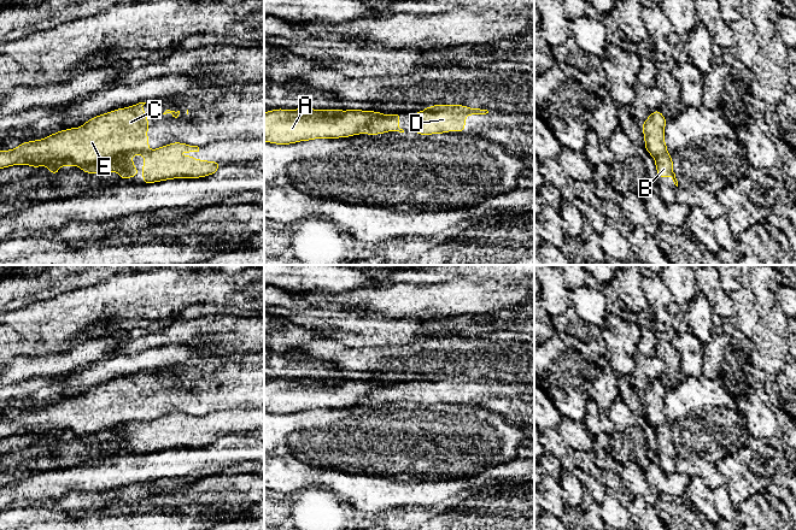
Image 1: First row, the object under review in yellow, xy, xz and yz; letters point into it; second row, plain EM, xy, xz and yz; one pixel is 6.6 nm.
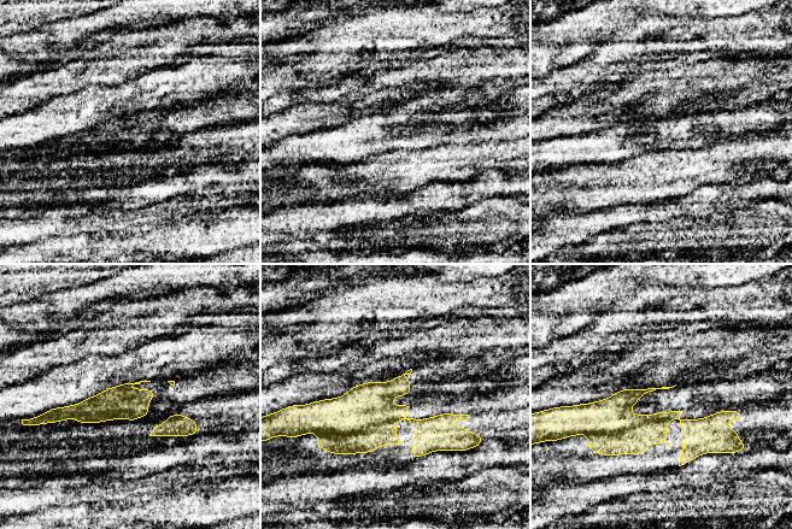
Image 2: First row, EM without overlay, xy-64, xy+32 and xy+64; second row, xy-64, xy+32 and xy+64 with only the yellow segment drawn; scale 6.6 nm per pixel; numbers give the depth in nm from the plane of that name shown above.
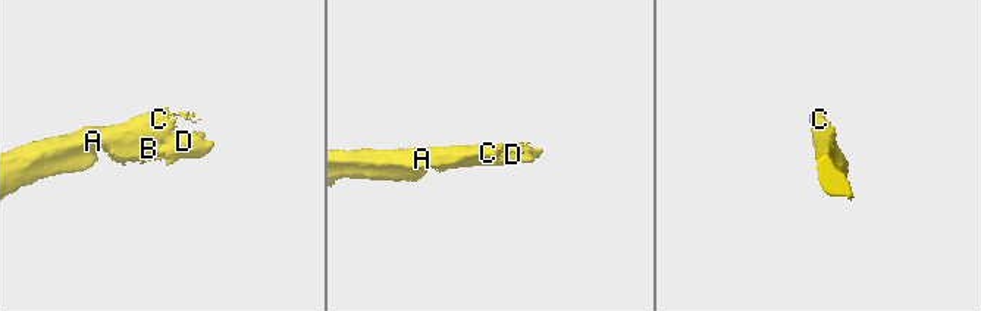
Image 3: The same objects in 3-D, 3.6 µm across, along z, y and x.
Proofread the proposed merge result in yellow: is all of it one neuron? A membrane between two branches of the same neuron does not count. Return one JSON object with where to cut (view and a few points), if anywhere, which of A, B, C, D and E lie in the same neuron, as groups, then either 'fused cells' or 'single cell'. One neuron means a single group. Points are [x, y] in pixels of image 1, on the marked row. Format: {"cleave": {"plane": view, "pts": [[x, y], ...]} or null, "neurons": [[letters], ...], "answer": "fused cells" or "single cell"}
{"cleave": {"plane": "xy", "pts": [[147, 149], [123, 153], [81, 168]]}, "neurons": [["A", "C", "E"], ["B", "D"]], "answer": "fused cells"}

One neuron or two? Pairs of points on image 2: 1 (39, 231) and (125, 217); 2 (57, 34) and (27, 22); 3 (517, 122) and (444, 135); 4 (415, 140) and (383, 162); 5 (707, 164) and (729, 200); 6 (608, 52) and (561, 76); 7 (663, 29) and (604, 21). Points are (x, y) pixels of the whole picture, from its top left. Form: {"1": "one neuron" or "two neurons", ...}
{"1": "one neuron", "2": "two neurons", "3": "one neuron", "4": "two neurons", "5": "two neurons", "6": "one neuron", "7": "two neurons"}

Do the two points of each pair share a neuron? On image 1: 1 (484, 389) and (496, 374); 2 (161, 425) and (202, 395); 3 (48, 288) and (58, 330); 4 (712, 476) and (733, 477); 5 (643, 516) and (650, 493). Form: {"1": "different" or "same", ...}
{"1": "different", "2": "different", "3": "different", "4": "different", "5": "different"}

